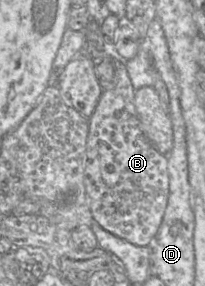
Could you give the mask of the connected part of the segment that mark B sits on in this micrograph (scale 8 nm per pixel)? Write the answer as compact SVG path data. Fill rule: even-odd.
M114 61L115 85L104 90L94 113L89 117L89 132L86 143L86 166L84 185L93 220L105 231L135 246L152 244L161 225L169 195L167 157L160 154L147 140L136 112L135 89L123 61Z

